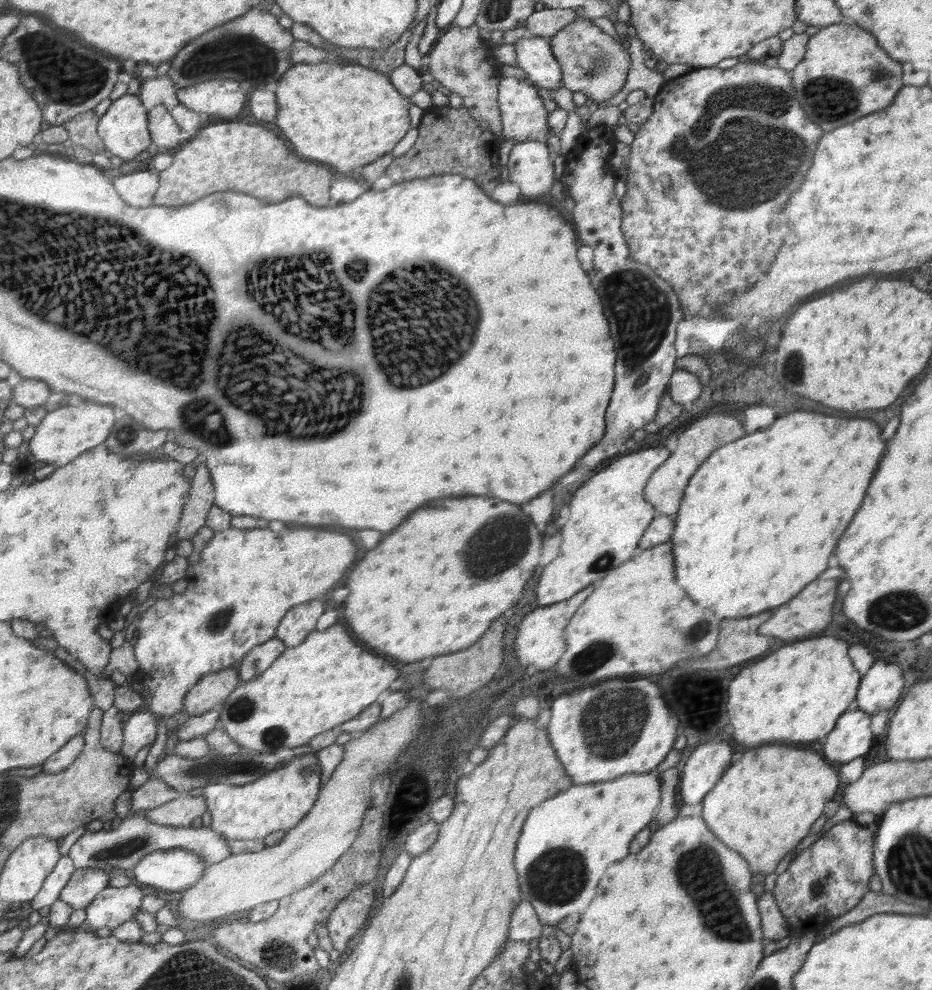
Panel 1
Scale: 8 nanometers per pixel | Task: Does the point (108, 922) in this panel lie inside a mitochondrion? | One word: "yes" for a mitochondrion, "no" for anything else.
no

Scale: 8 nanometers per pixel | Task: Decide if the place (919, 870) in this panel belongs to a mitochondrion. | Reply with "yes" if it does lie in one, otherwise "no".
yes

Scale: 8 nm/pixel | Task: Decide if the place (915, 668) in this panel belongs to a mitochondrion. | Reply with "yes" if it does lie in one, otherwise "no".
no

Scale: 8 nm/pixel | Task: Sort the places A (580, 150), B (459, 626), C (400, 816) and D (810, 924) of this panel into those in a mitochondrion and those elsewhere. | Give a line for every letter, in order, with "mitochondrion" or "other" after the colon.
A: mitochondrion
B: other
C: mitochondrion
D: other

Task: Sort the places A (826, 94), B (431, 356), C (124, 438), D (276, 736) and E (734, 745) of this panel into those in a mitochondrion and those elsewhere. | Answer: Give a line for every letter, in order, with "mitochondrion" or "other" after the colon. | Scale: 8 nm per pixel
A: mitochondrion
B: mitochondrion
C: mitochondrion
D: mitochondrion
E: other

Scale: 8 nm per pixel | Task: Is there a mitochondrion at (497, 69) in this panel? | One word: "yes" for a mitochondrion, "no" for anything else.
no

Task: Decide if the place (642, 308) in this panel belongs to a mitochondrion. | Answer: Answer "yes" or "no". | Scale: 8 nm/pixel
yes

